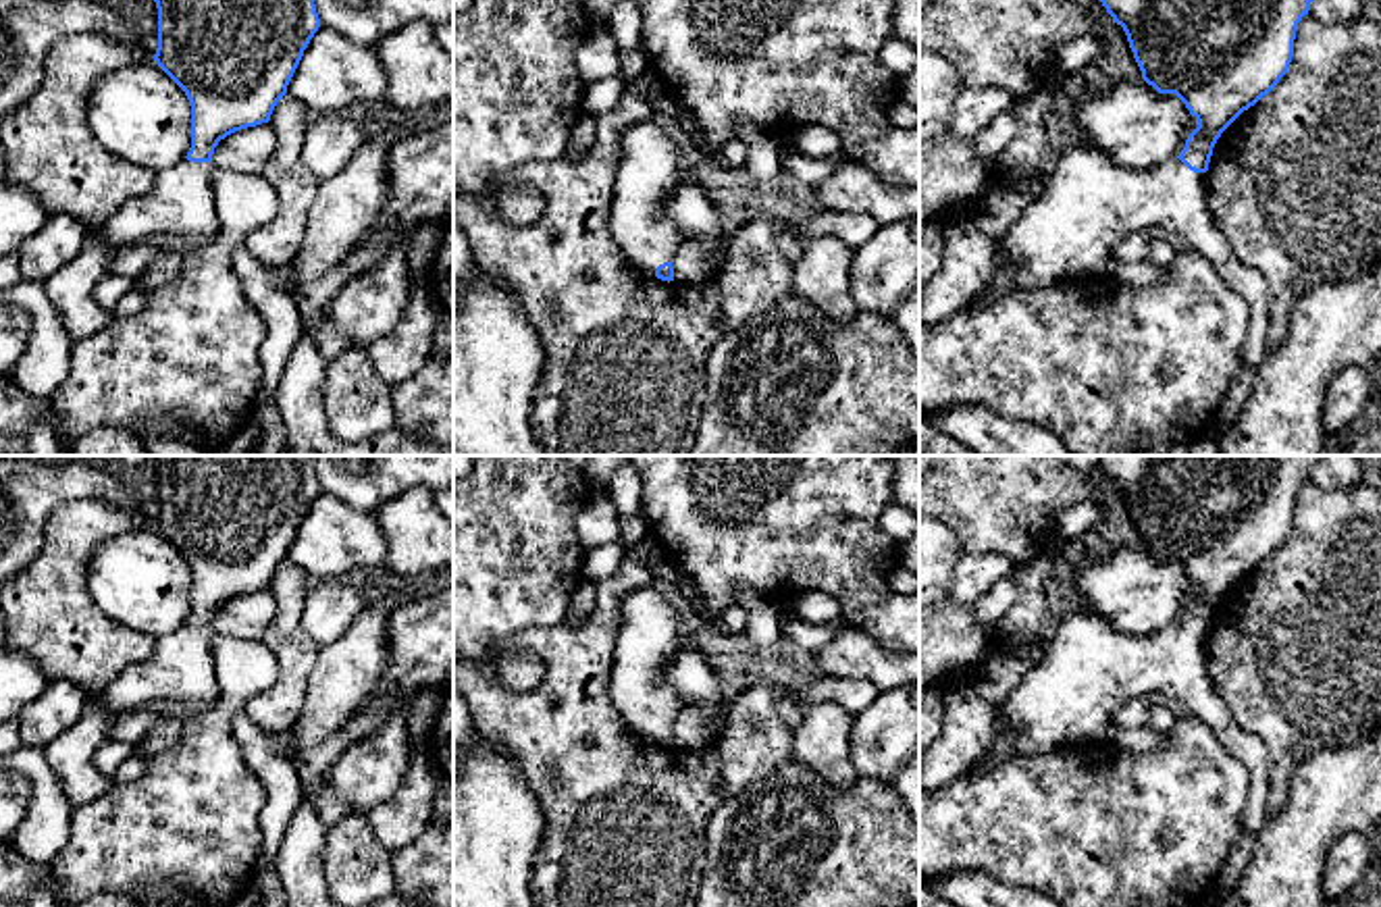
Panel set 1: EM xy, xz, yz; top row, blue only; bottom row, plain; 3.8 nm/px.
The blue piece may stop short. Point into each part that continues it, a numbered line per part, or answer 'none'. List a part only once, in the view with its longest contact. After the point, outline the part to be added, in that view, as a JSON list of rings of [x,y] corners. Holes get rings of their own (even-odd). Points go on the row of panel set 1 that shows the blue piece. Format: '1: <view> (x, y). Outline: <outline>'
1: yz (1090, 202). Outline: [[[1071,139],[1046,179],[1044,193],[1030,202],[1000,237],[998,262],[1005,268],[971,306],[986,308],[1015,287],[1038,289],[1065,281],[1106,277],[1115,262],[1113,248],[1129,233],[1152,233],[1156,227],[1177,233],[1192,252],[1204,256],[1223,281],[1248,302],[1244,364],[1215,412],[1215,429],[1221,431],[1244,410],[1258,368],[1269,356],[1269,283],[1254,266],[1244,264],[1235,256],[1233,245],[1210,214],[1206,173],[1190,171],[1179,158],[1152,169],[1123,169],[1100,148]]]

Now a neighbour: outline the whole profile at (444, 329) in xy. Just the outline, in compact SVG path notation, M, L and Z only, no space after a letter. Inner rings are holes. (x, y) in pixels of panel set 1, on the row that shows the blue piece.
M441 310L433 331L433 356L441 356L451 347L453 347L453 316Z

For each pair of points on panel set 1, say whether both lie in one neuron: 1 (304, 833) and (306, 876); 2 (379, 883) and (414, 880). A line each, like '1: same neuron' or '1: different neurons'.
1: same neuron
2: different neurons

